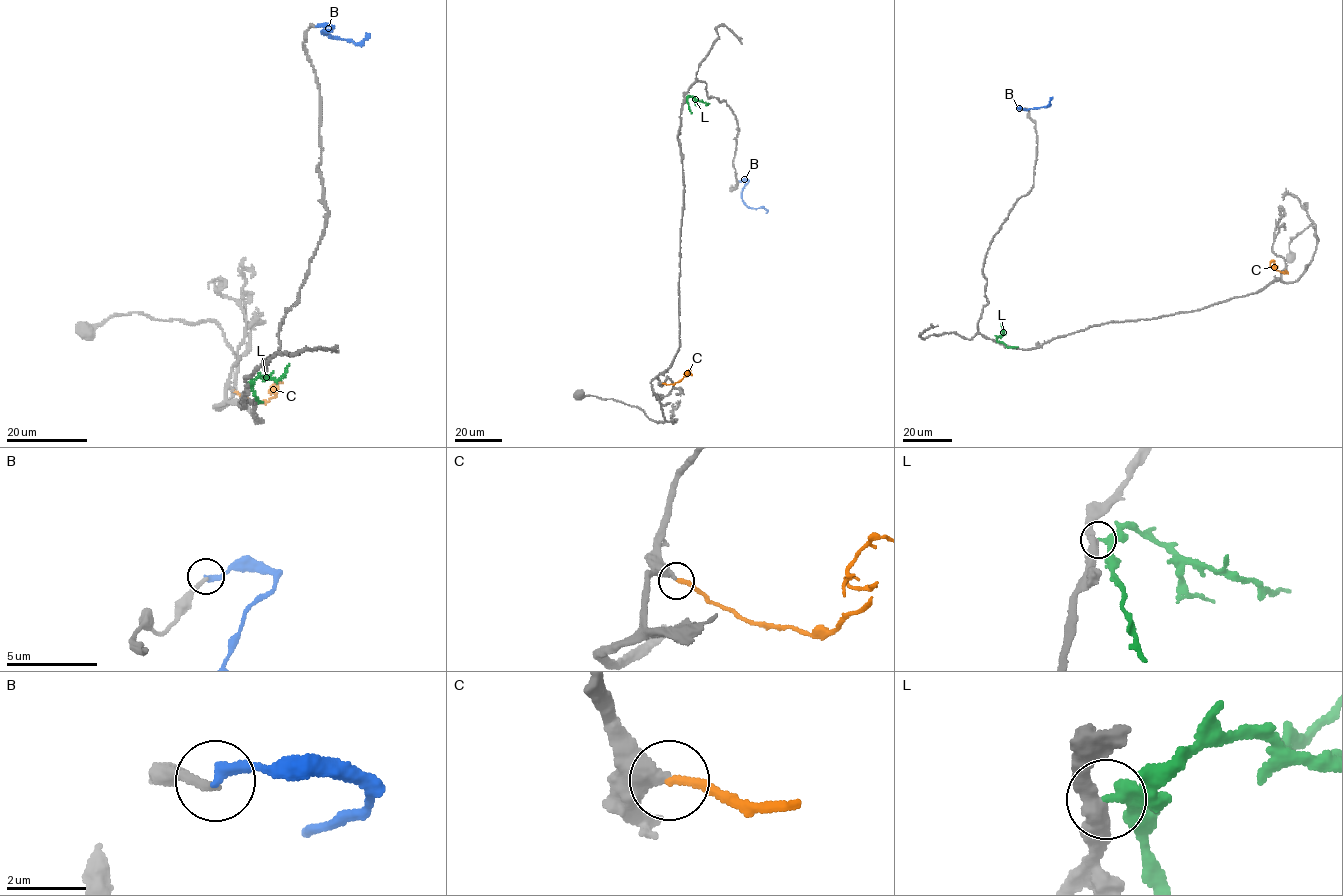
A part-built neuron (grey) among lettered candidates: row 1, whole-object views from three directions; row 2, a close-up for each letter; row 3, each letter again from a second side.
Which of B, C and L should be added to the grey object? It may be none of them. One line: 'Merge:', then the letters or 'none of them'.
Merge: C

